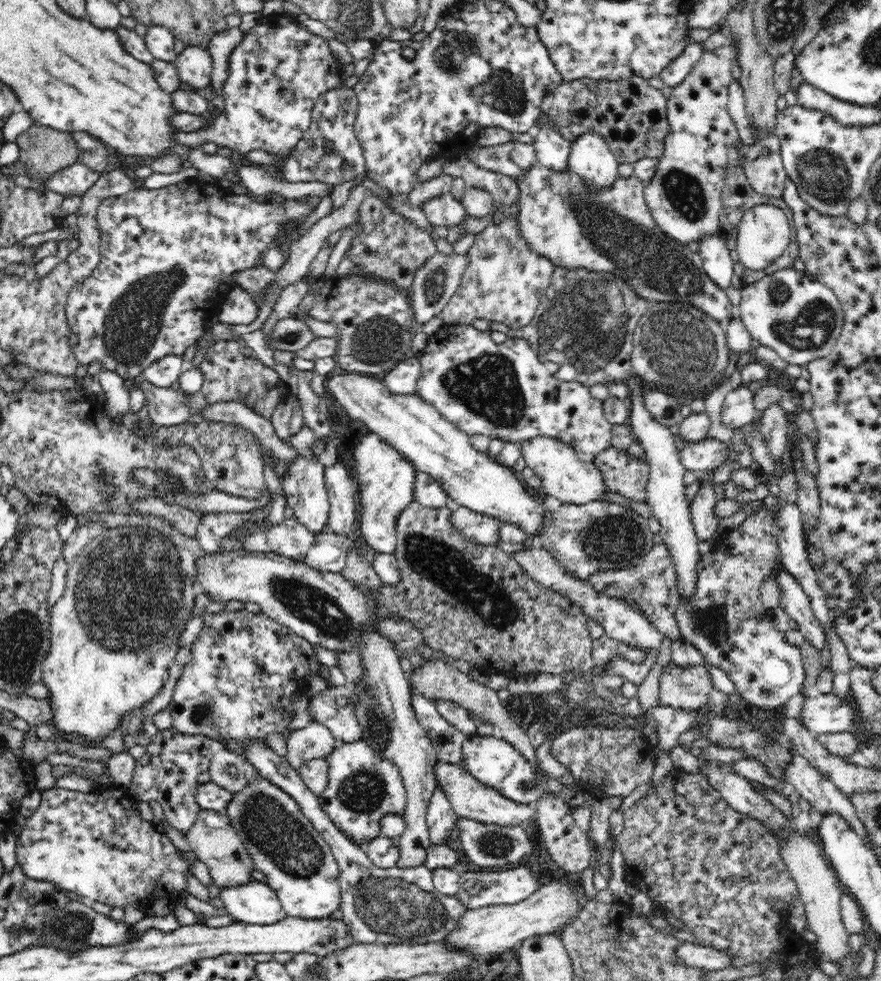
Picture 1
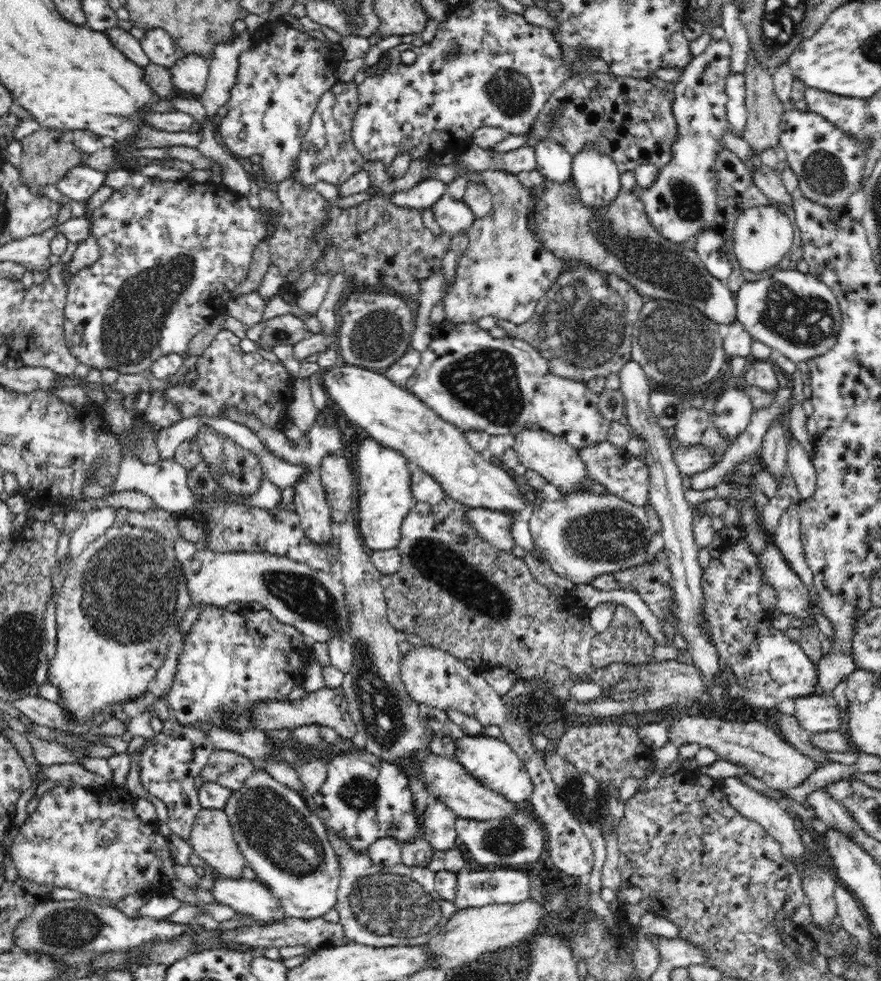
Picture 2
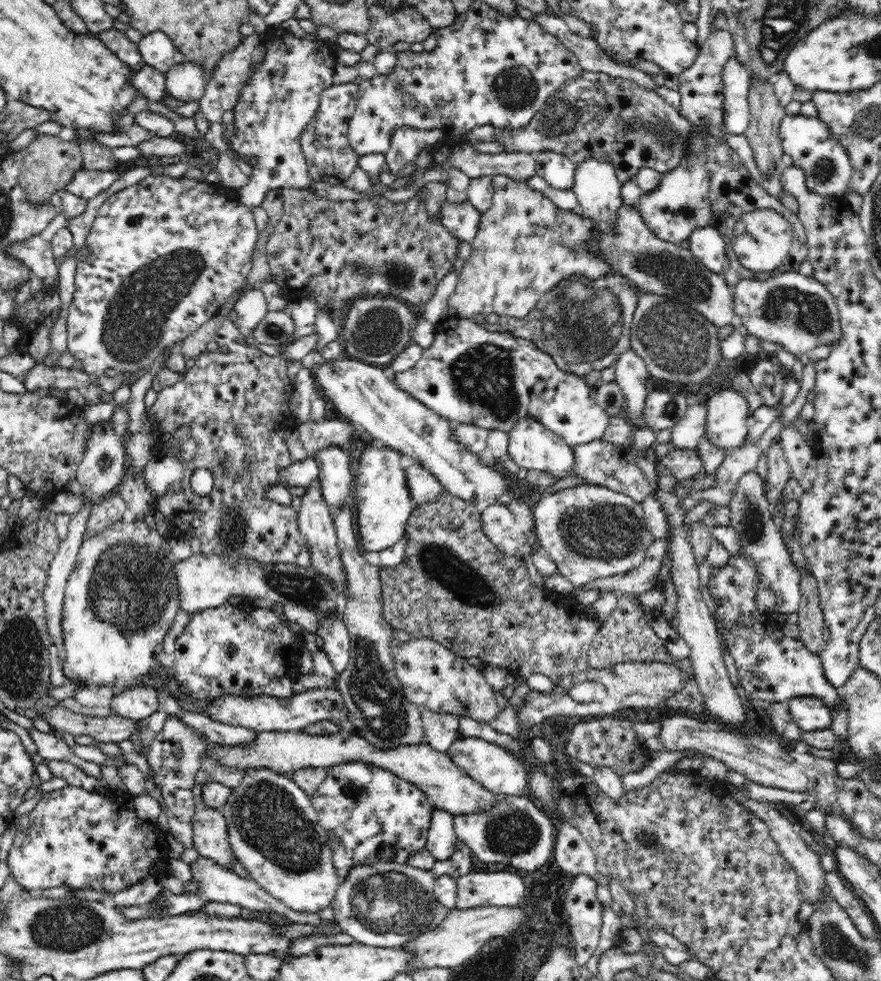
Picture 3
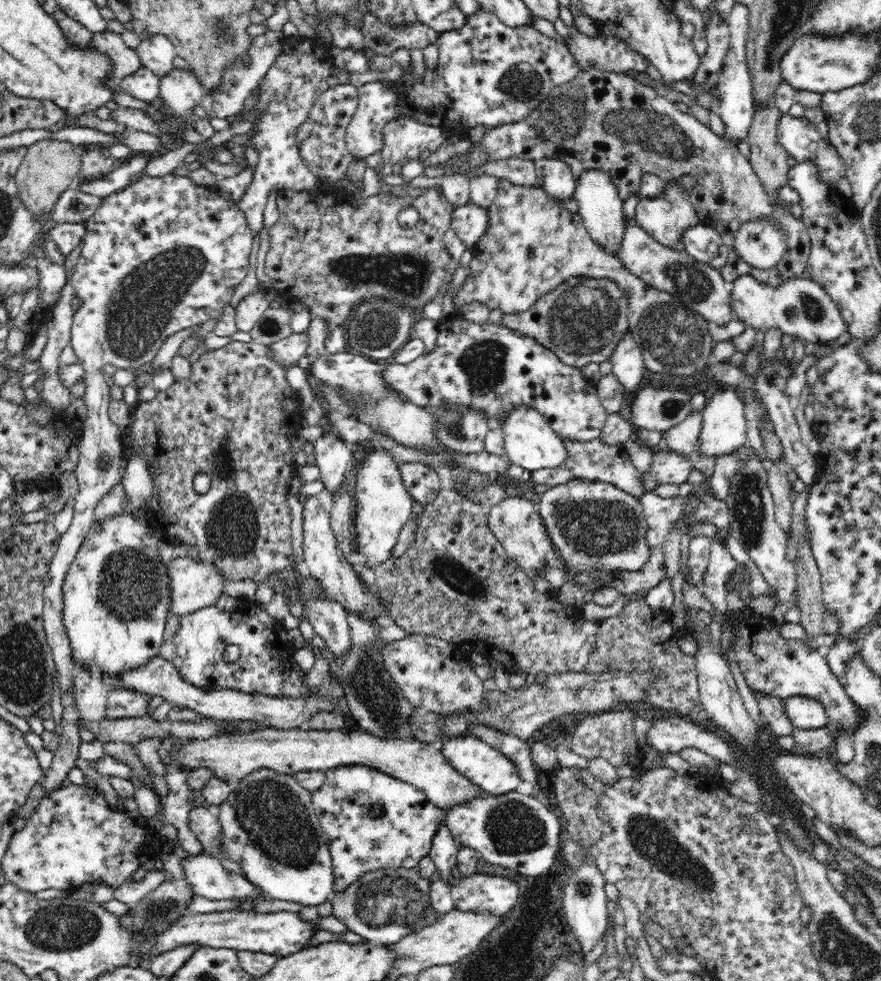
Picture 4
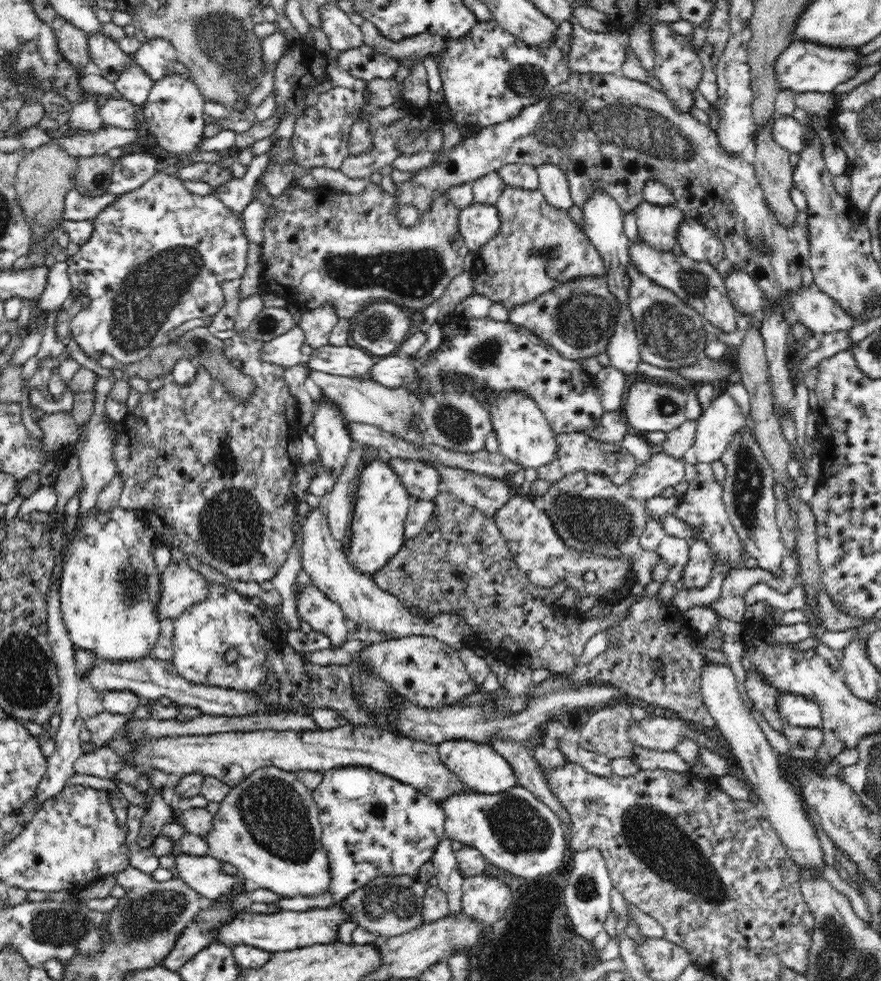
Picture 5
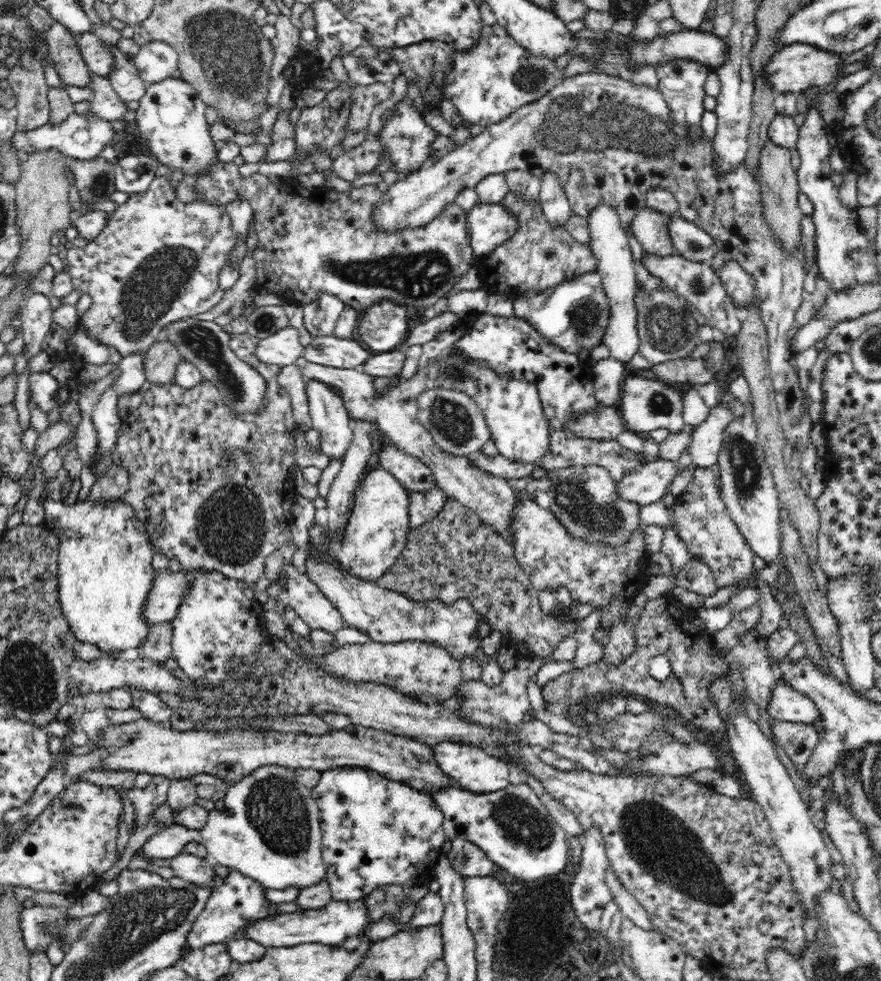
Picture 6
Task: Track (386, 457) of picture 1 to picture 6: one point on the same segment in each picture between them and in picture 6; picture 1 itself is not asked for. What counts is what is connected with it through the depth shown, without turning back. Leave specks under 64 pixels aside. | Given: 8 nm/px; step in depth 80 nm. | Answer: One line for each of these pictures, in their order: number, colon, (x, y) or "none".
2: (384, 481)
3: (384, 502)
4: (383, 505)
5: (382, 503)
6: (377, 530)

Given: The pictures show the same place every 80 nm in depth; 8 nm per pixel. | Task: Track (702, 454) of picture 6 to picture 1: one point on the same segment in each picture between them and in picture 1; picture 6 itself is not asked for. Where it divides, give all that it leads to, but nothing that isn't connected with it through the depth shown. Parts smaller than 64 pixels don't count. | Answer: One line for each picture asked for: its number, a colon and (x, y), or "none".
1: (738, 409)
2: (732, 412)
3: (727, 414)
4: (724, 430)
5: (723, 421)

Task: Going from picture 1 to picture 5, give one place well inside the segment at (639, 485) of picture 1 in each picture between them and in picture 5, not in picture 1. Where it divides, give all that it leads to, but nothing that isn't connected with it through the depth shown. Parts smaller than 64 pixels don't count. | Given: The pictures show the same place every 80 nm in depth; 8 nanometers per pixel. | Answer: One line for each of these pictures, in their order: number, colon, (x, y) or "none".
2: (626, 476)
3: (603, 464)
4: (590, 461)
5: (580, 453)

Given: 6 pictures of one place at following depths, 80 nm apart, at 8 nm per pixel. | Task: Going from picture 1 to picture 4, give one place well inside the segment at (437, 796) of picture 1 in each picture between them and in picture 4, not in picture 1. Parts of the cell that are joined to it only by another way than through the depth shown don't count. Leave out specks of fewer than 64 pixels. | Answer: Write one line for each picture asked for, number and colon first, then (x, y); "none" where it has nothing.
2: (438, 819)
3: (441, 841)
4: (444, 848)

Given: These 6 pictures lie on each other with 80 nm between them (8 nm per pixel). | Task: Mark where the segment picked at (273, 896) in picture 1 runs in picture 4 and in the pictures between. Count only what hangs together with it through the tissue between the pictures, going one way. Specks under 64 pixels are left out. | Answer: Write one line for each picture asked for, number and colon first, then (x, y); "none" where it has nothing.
2: (253, 900)
3: (219, 885)
4: (206, 875)

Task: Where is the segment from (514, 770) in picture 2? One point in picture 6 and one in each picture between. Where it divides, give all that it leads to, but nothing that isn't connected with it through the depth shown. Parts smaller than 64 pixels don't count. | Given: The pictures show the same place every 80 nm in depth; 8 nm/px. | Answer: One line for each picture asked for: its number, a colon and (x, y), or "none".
3: (498, 769)
4: (486, 767)
5: (481, 768)
6: (473, 769)

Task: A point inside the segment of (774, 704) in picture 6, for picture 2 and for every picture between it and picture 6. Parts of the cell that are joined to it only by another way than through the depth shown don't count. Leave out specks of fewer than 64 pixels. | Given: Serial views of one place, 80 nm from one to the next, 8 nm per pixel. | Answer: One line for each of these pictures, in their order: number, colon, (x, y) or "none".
2: (817, 713)
3: (810, 713)
4: (808, 714)
5: (798, 710)

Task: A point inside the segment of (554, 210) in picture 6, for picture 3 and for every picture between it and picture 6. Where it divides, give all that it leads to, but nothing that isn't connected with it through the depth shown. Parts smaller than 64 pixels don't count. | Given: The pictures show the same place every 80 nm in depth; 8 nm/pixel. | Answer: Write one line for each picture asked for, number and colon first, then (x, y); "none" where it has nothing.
3: (557, 169)
4: (555, 176)
5: (553, 182)

